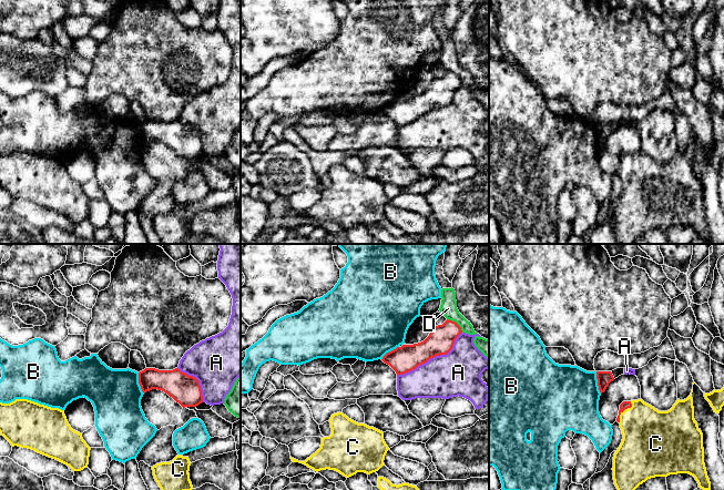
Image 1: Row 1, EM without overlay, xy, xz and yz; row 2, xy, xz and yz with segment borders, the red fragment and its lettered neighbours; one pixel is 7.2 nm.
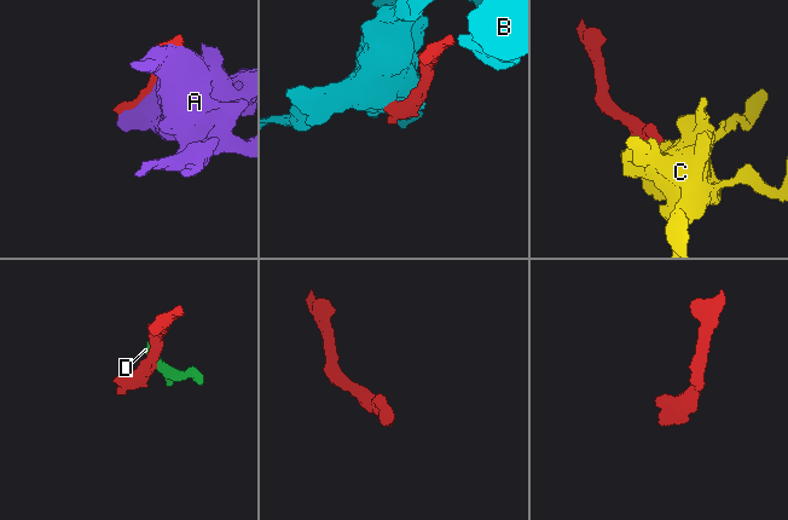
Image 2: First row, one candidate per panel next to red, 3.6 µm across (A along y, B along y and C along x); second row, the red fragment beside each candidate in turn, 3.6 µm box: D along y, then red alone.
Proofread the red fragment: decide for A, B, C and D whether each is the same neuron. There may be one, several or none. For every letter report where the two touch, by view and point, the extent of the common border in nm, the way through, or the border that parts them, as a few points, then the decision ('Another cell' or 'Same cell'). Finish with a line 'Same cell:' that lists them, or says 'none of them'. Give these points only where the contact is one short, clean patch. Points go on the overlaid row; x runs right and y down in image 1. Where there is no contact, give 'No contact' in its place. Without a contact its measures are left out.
A: Touches red at xz (432, 357). Shared border 550 nm. Another cell
B: Touches red at yz (598, 383). Shared border 170 nm. Boundary: yz (595, 371), (598, 388), (601, 392). Another cell
C: Touches red at yz (623, 410). Shared border 180 nm. Path across: yz (624, 405), (623, 410), (648, 434). Same cell
D: Touches red at xz (456, 323). Shared border 160 nm. Boundary: xz (447, 318), (455, 322), (462, 332). Another cell
Same cell: C

